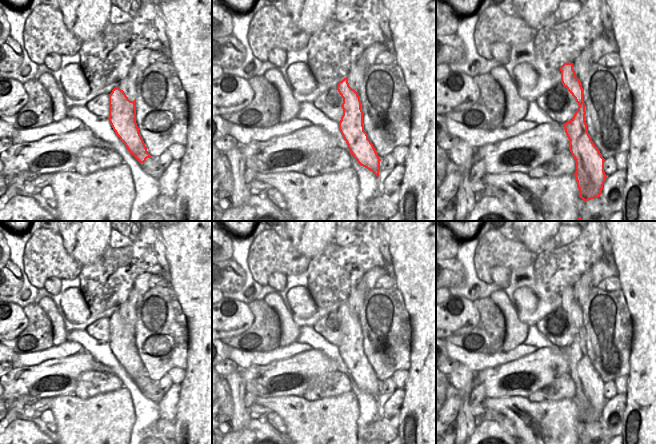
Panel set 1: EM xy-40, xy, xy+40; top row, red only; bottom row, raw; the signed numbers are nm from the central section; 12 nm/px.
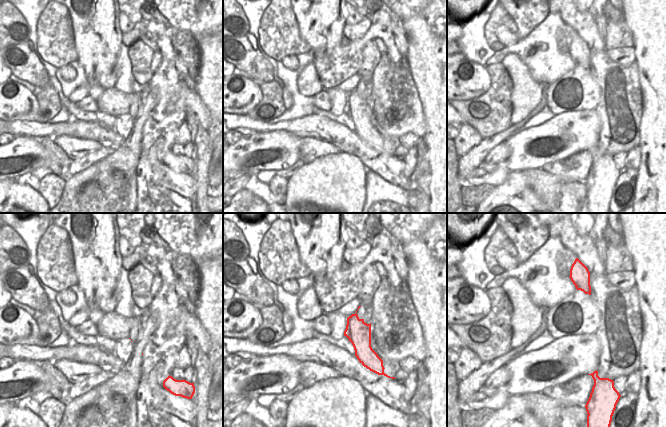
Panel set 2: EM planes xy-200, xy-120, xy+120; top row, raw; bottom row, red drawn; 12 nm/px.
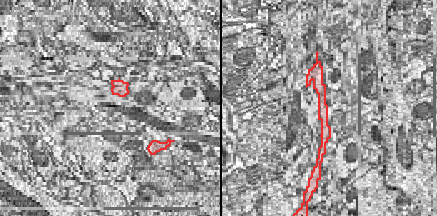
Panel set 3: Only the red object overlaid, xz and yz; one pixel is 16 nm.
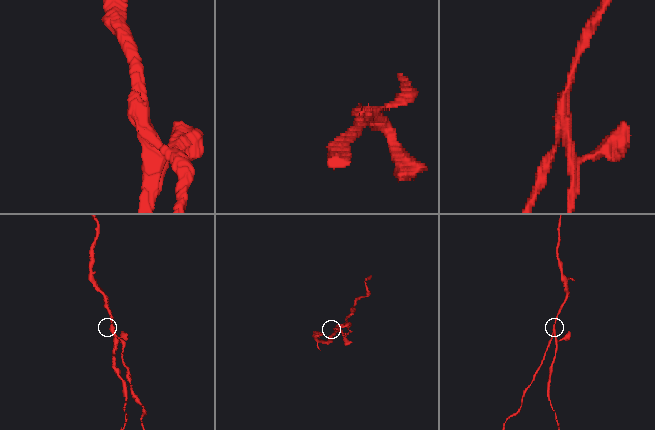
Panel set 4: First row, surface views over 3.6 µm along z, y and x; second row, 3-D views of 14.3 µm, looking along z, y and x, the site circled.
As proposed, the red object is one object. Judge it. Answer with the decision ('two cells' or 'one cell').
two cells

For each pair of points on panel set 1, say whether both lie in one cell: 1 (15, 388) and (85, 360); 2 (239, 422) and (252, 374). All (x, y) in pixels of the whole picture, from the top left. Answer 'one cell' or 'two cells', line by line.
1: one cell
2: two cells

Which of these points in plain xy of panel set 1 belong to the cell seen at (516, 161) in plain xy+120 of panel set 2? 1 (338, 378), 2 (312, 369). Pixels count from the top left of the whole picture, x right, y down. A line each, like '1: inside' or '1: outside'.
1: outside
2: inside

